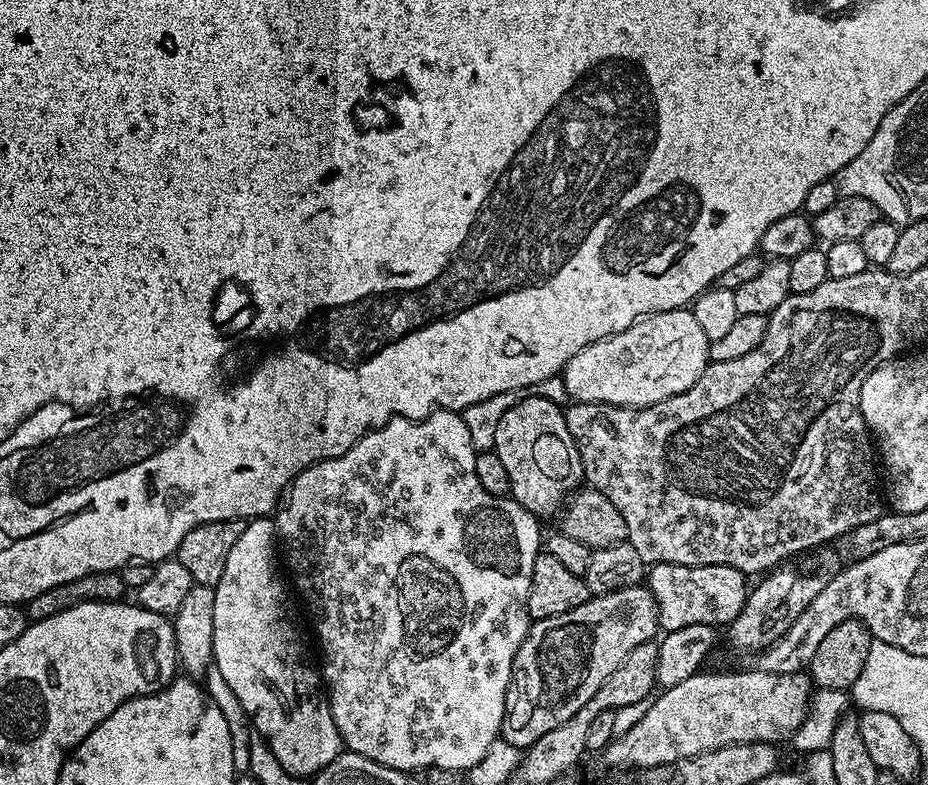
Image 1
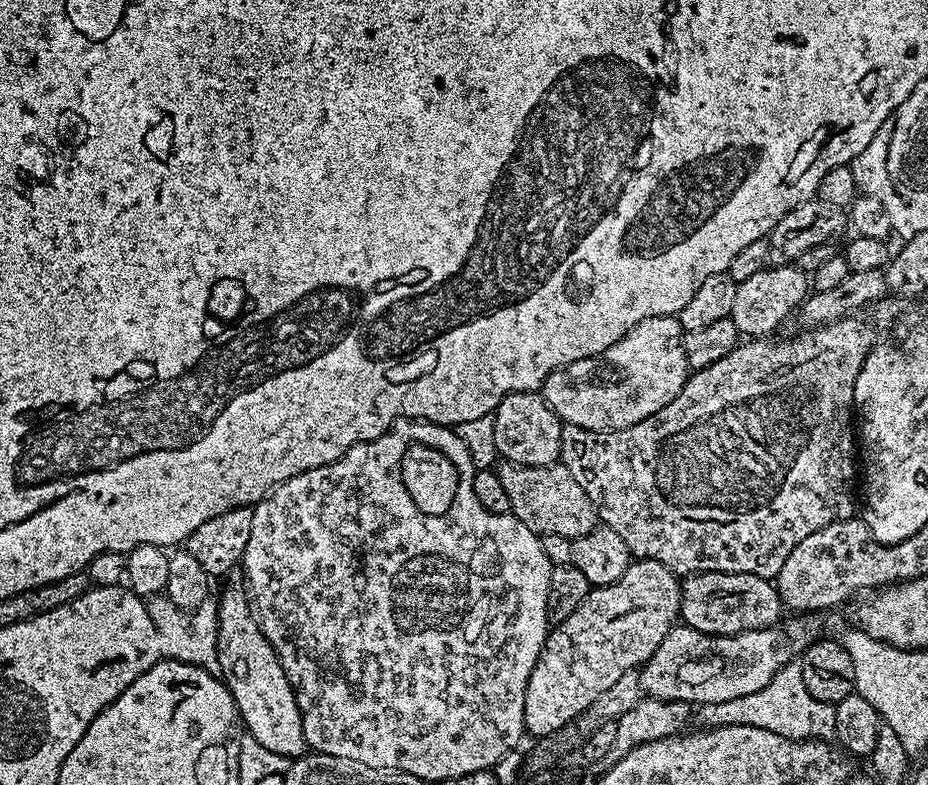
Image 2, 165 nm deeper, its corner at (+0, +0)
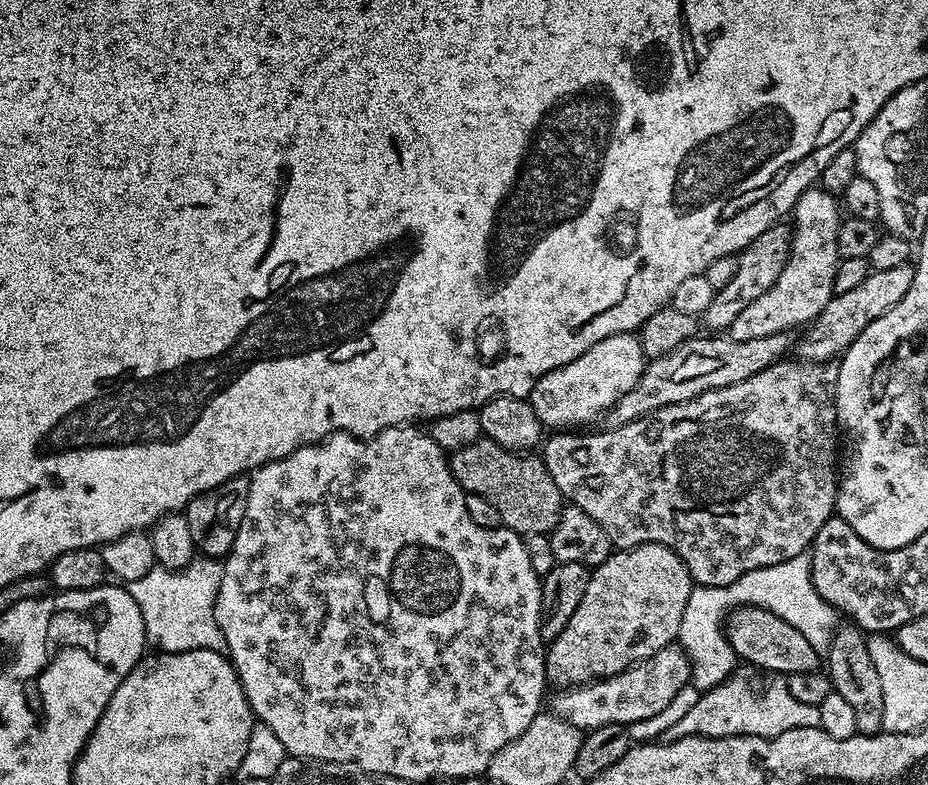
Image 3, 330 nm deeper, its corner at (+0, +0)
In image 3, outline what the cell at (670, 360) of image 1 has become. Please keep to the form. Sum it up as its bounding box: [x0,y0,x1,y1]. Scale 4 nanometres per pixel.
[528,332,646,430]

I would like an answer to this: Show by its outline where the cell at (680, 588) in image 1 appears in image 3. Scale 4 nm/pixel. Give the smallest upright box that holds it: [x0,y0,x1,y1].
[726,606,822,674]

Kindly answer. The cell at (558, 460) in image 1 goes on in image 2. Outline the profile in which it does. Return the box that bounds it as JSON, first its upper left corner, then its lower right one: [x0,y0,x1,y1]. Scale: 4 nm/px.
[491,391,562,466]

